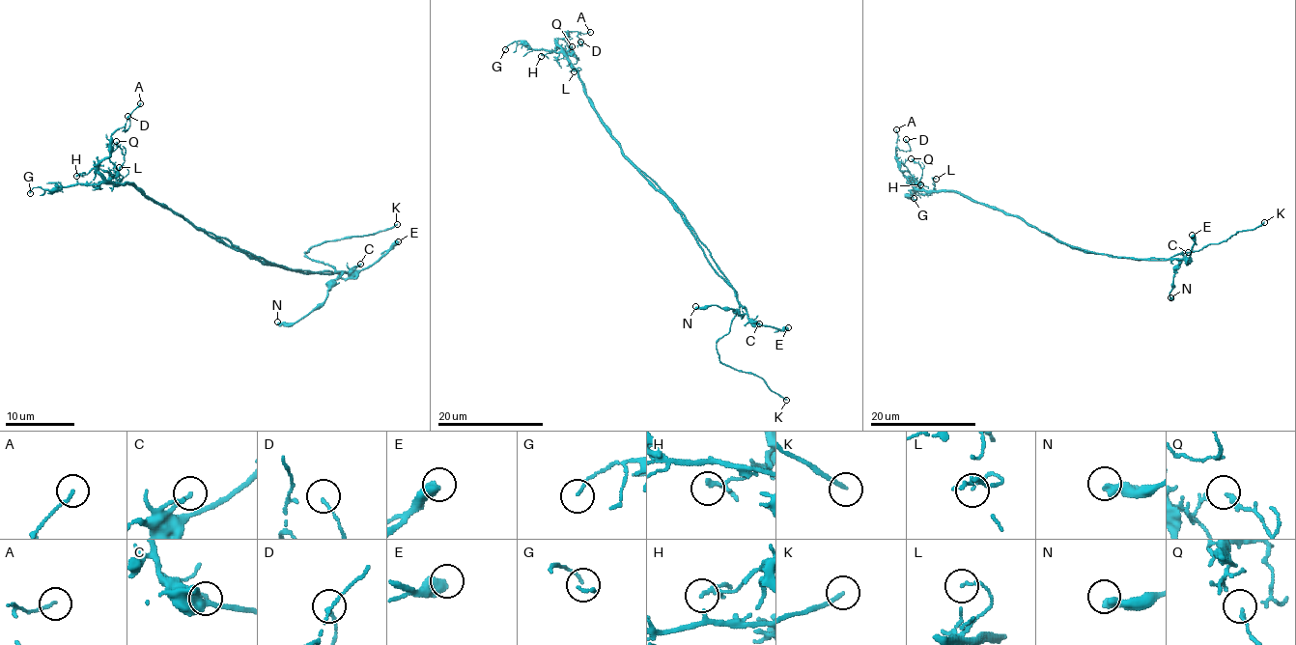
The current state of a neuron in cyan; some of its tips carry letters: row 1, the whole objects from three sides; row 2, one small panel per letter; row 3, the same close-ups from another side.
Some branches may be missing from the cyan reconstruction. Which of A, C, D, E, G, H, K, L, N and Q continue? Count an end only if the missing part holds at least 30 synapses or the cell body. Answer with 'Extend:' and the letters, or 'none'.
Extend: K

